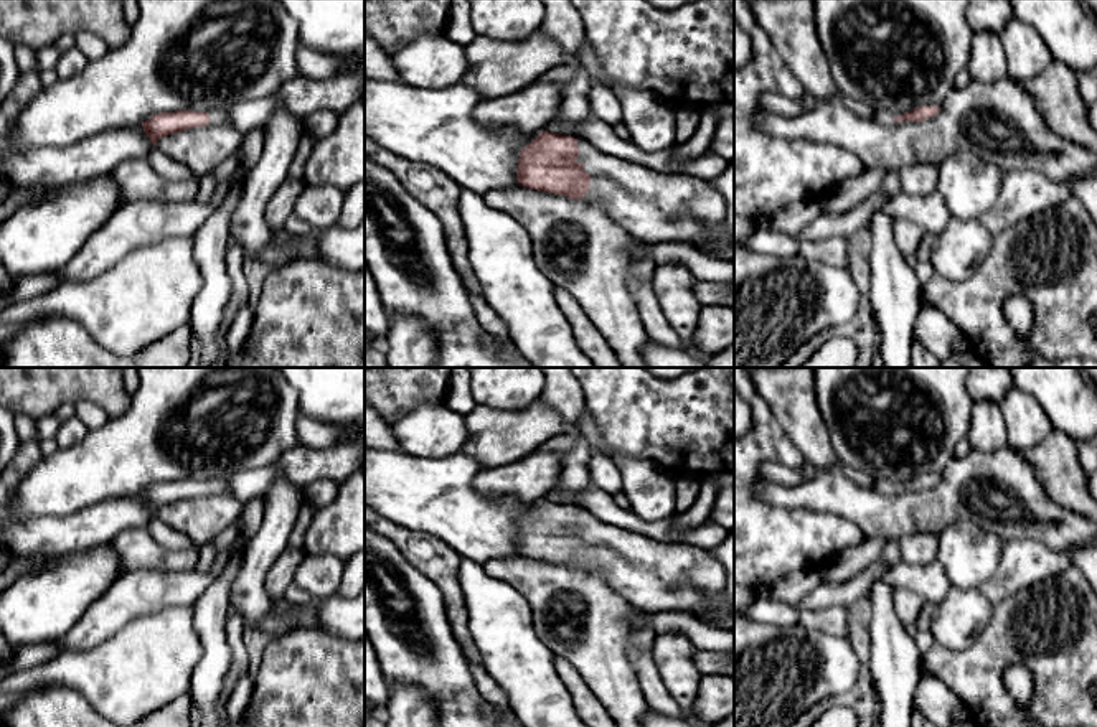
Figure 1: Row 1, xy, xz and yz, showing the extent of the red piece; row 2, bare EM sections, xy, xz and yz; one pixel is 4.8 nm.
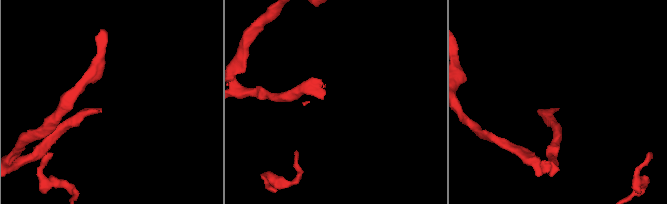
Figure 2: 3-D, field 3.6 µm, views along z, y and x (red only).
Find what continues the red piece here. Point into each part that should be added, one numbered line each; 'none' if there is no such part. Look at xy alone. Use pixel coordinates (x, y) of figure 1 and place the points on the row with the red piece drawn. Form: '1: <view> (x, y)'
1: xy (220, 116)

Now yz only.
1: yz (885, 117)

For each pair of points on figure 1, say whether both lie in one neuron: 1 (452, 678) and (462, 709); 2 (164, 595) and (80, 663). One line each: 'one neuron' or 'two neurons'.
1: one neuron
2: two neurons

